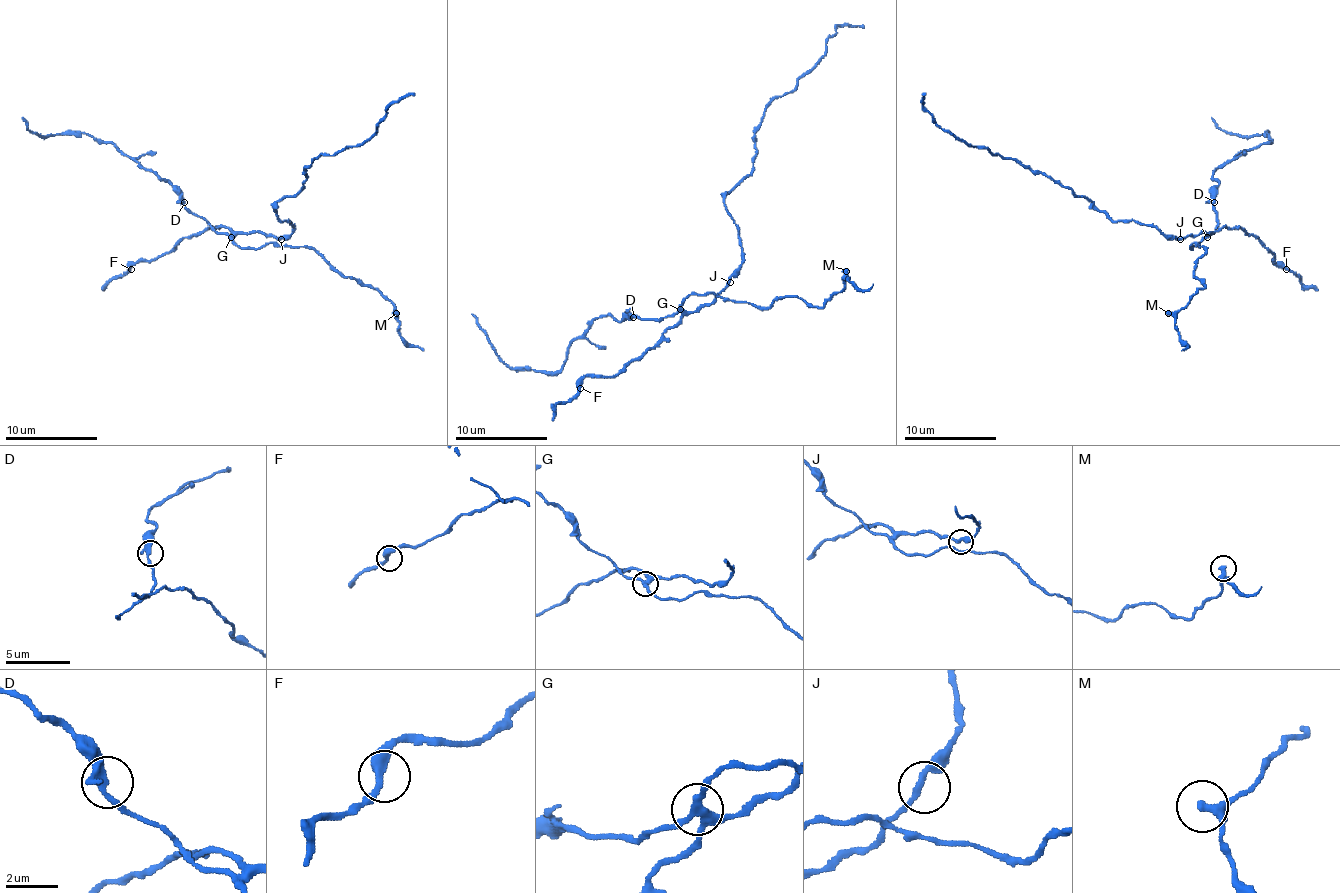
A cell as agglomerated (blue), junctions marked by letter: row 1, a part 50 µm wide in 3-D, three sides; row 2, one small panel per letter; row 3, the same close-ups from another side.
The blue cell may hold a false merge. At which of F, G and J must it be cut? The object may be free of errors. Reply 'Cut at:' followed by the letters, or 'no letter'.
Cut at: G

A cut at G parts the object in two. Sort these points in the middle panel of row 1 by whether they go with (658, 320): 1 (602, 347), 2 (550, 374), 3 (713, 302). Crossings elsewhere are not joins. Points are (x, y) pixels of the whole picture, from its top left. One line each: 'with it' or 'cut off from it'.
1: with it
2: with it
3: cut off from it

